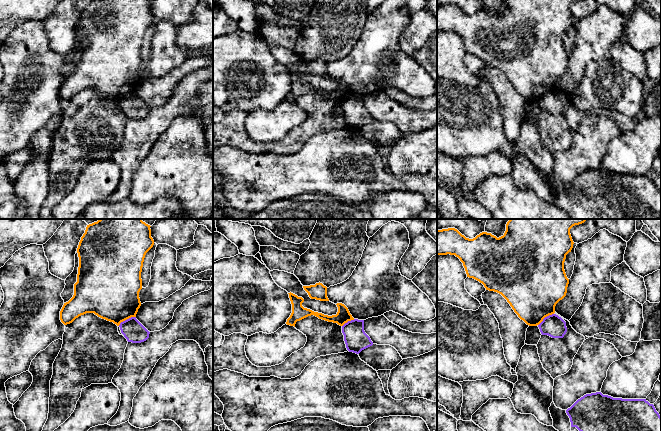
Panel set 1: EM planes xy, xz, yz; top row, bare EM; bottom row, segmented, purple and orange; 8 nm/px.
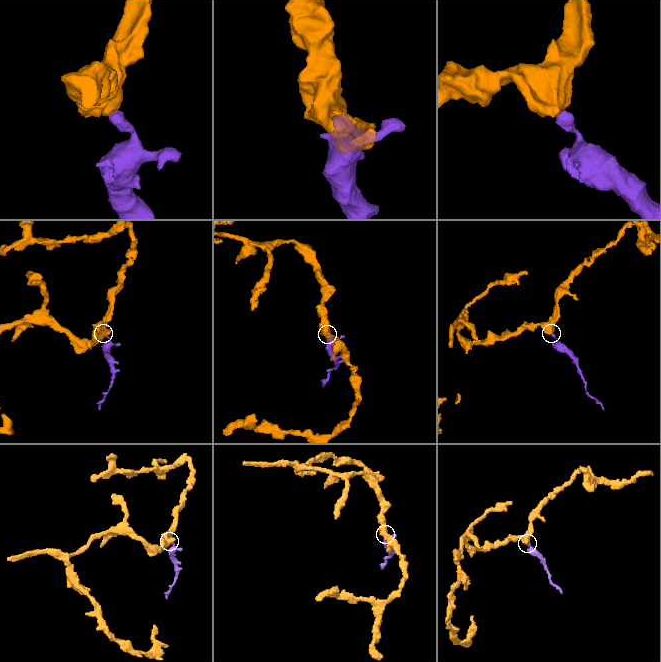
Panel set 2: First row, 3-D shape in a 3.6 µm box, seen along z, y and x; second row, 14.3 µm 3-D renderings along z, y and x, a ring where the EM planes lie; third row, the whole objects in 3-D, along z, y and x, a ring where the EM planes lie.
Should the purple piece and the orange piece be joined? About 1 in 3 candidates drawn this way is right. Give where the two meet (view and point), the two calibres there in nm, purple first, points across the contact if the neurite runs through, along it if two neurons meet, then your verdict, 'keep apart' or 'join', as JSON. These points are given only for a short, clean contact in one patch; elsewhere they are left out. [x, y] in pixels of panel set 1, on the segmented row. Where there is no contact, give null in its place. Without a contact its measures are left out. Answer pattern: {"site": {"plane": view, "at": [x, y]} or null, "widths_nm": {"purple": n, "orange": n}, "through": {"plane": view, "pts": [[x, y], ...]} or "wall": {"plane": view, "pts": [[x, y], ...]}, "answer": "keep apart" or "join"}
{"site": {"plane": "xy", "at": [127, 319]}, "widths_nm": {"purple": 170, "orange": 440}, "wall": {"plane": "xy", "pts": [[135, 316], [123, 320], [118, 325]]}, "answer": "keep apart"}

